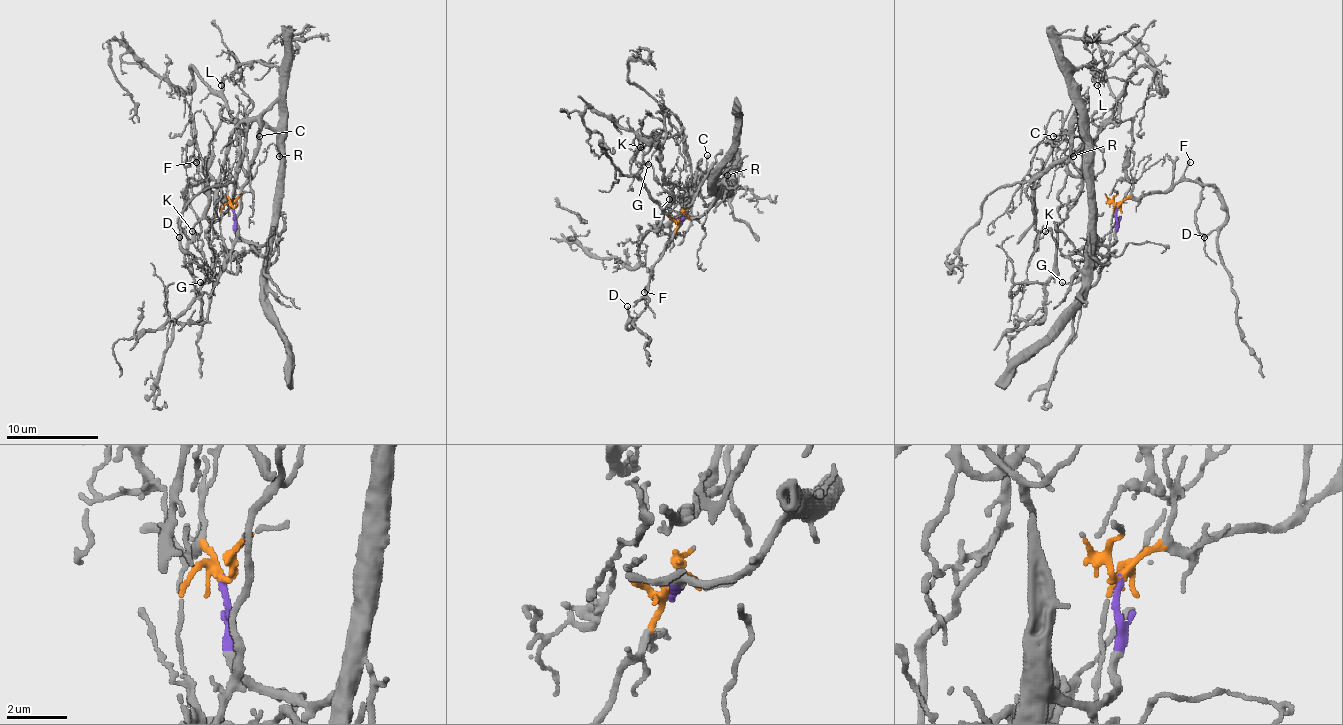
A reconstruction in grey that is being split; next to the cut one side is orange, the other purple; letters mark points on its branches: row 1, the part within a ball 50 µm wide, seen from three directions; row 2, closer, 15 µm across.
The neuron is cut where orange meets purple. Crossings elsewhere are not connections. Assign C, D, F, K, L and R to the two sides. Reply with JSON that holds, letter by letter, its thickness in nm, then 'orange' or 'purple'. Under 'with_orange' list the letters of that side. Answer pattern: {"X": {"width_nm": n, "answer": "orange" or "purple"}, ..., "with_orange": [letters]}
{"C": {"width_nm": 120, "answer": "purple"}, "D": {"width_nm": 130, "answer": "orange"}, "F": {"width_nm": 130, "answer": "orange"}, "K": {"width_nm": 120, "answer": "purple"}, "L": {"width_nm": 140, "answer": "purple"}, "R": {"width_nm": 120, "answer": "purple"}, "with_orange": ["D", "F"]}

